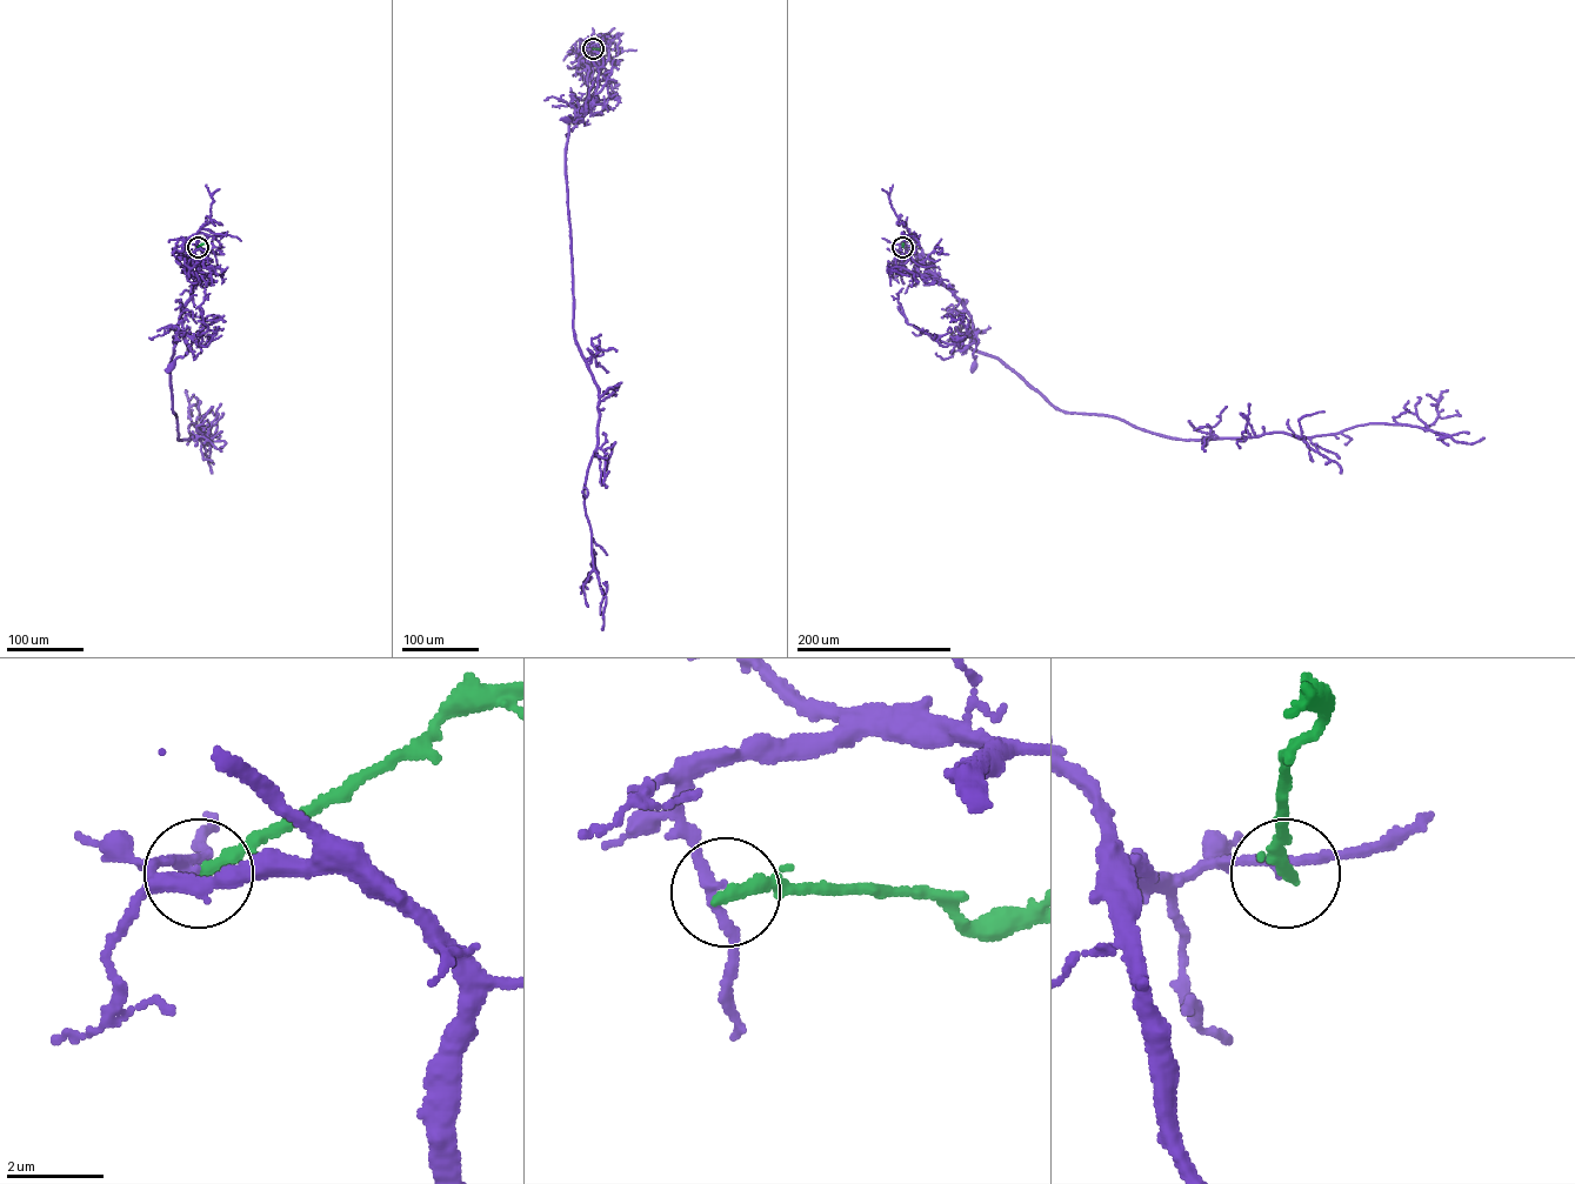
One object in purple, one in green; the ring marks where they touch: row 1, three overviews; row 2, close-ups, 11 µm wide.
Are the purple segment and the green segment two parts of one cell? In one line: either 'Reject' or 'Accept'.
Reject

